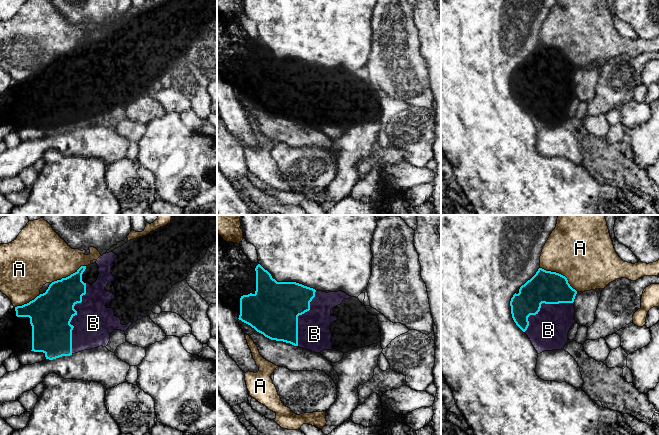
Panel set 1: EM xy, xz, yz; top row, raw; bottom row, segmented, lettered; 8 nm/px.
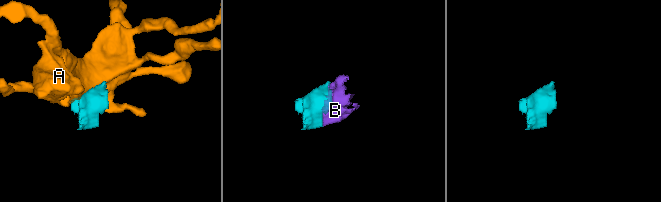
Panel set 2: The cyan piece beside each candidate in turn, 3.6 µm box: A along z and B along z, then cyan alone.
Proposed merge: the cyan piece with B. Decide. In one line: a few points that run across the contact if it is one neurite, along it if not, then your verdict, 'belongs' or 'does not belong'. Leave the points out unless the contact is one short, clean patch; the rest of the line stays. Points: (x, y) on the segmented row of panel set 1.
belongs

